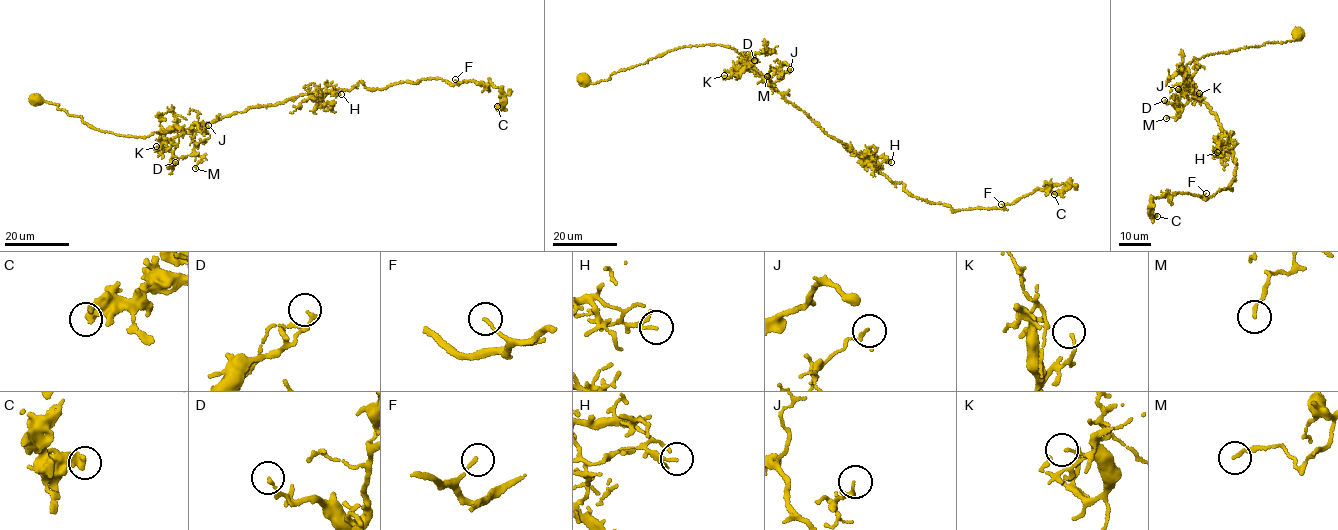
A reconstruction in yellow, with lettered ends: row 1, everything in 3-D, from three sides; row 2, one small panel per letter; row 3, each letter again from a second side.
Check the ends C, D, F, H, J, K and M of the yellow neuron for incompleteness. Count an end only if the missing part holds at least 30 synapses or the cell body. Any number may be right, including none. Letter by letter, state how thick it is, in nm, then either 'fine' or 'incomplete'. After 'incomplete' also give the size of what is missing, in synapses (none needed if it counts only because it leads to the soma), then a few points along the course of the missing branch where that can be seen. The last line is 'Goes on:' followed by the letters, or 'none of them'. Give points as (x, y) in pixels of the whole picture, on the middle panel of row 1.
C: 320 nm | fine
D: 170 nm | fine
F: 120 nm | fine
H: 80 nm | fine
J: 140 nm | fine
K: 120 nm | fine
M: 120 nm | fine
Goes on: none of them

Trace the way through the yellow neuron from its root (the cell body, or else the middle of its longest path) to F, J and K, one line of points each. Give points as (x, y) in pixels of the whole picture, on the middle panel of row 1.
F: (585, 78), (605, 81), (687, 46), (731, 47), (828, 135), (912, 195), (957, 211), (1001, 204)
J: (585, 78), (595, 83), (605, 81), (614, 73), (668, 51), (703, 45), (734, 49), (774, 84), (790, 69)
K: (585, 78), (605, 81), (675, 49), (714, 44), (734, 49), (764, 78), (744, 67), (724, 75)

